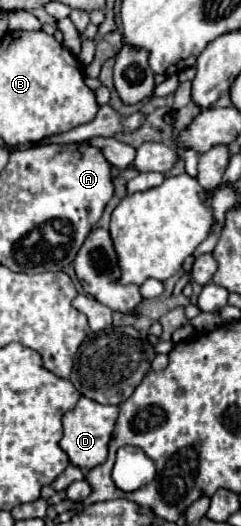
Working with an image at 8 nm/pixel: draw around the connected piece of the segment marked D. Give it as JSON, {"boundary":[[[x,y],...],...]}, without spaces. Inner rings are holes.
{"boundary":[[[87,397],[79,399],[75,409],[63,417],[63,439],[59,441],[61,449],[69,455],[71,465],[79,469],[93,469],[107,459],[107,447],[111,441],[117,415],[119,415],[117,405],[101,405]]]}

